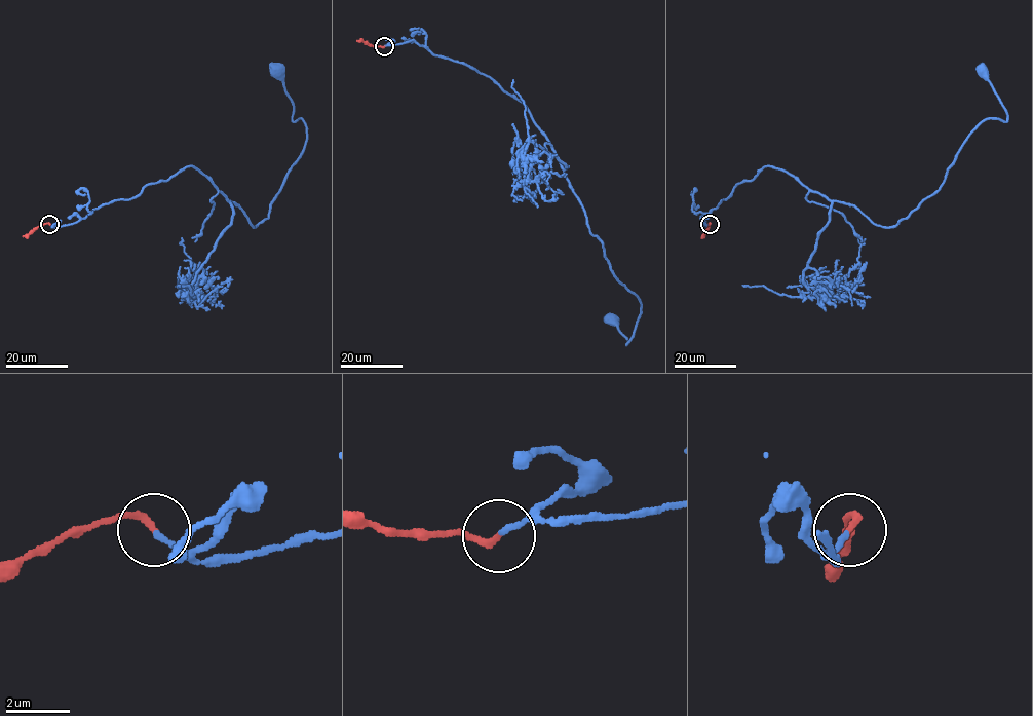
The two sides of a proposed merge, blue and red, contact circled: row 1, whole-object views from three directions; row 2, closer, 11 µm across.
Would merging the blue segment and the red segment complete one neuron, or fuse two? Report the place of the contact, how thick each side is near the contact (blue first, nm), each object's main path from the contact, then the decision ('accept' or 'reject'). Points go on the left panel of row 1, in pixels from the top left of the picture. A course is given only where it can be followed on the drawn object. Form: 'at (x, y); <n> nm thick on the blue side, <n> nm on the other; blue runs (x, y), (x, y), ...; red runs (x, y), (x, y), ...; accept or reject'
at (49, 224); 160 nm thick on the blue side, 220 nm on the other; blue runs (50, 225), (79, 221), (193, 165), (255, 227), (268, 218), (307, 137), (301, 119), (292, 120), (277, 71); red runs (50, 225), (44, 223), (23, 236); accept

